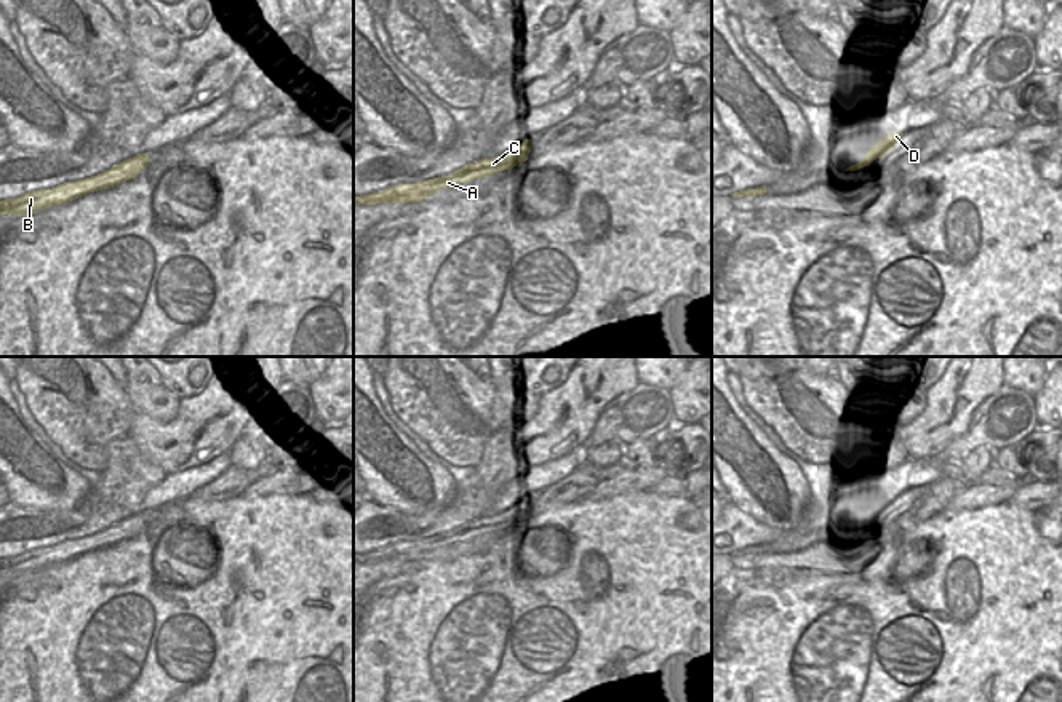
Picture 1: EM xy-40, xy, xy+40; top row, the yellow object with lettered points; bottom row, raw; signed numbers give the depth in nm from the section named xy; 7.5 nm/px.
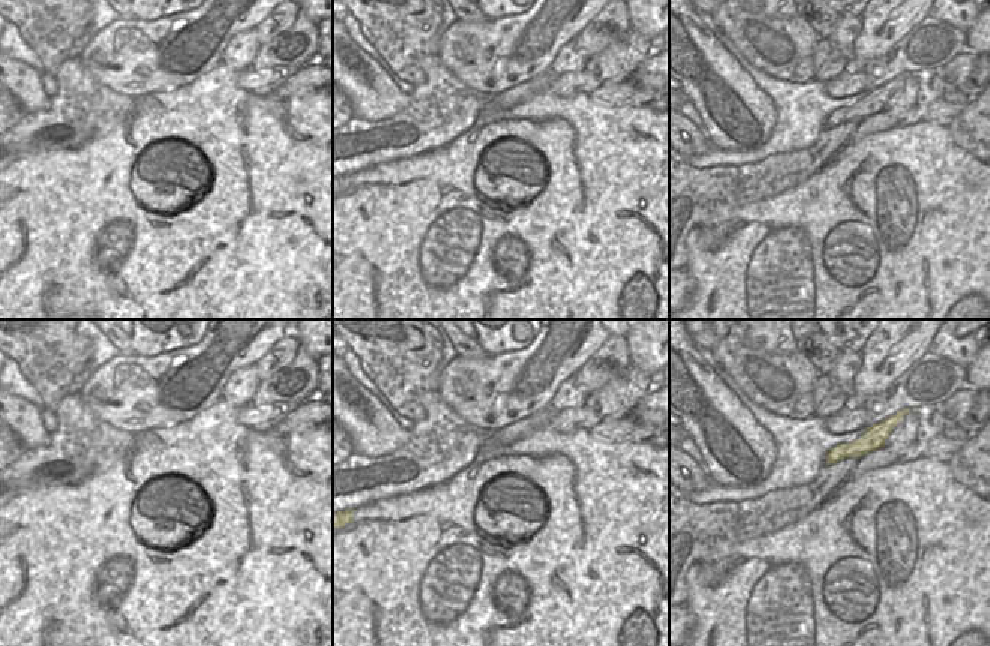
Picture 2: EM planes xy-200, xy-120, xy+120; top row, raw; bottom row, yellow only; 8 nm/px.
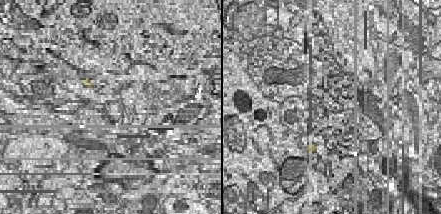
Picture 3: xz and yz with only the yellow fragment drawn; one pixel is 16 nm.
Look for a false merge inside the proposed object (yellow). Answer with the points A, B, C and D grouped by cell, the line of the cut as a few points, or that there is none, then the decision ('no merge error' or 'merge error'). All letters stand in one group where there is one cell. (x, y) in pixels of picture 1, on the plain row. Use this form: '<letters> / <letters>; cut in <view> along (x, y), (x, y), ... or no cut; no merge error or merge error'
A B C D; no cut; no merge error

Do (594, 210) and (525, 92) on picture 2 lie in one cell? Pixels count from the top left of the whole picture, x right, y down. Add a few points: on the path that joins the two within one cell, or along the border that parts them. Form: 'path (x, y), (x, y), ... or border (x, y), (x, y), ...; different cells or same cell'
border (548, 86), (509, 108), (494, 105); different cells

